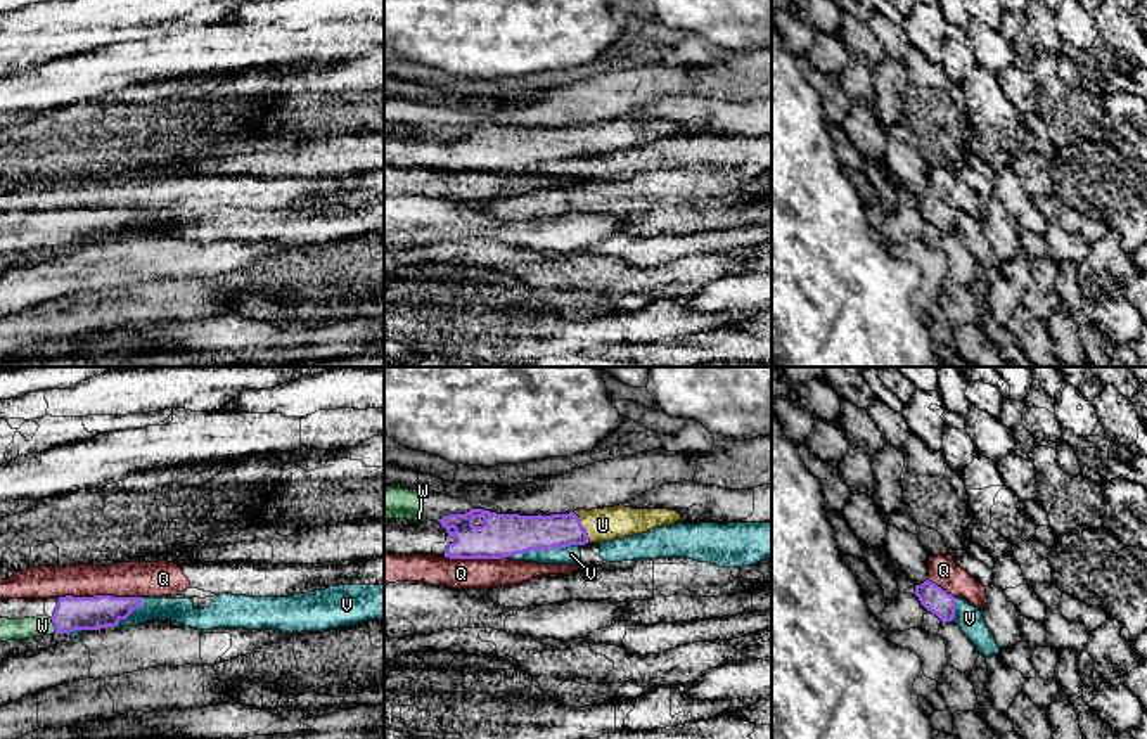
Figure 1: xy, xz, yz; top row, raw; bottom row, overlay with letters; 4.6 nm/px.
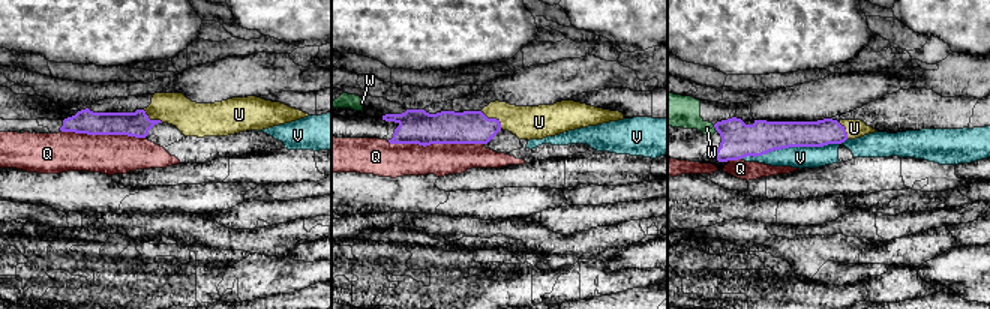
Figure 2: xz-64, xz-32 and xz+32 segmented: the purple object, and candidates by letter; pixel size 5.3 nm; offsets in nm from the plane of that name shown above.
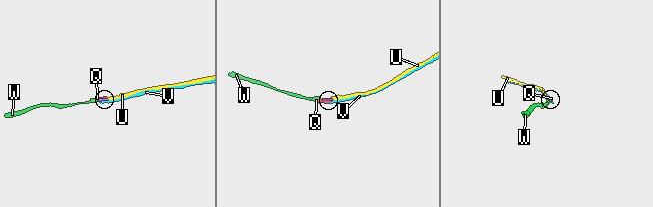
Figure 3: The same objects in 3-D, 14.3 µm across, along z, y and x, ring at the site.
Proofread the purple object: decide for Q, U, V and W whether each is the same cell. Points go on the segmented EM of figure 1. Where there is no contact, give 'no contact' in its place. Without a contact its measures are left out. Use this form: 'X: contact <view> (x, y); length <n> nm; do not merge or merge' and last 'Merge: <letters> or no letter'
Q: contact xy (101, 596); length 400 nm; do not merge
U: contact xz (582, 528); length 160 nm; merge
V: contact xz (542, 549); length 340 nm; do not merge
W: contact xy (54, 625); length 80 nm; merge
Merge: U, W

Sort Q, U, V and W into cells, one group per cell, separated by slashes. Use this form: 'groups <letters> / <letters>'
groups Q / U W / V

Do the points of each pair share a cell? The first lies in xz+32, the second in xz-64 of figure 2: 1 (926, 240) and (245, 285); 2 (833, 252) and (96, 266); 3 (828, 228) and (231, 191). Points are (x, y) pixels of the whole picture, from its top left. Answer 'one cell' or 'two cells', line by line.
1: two cells
2: two cells
3: two cells

